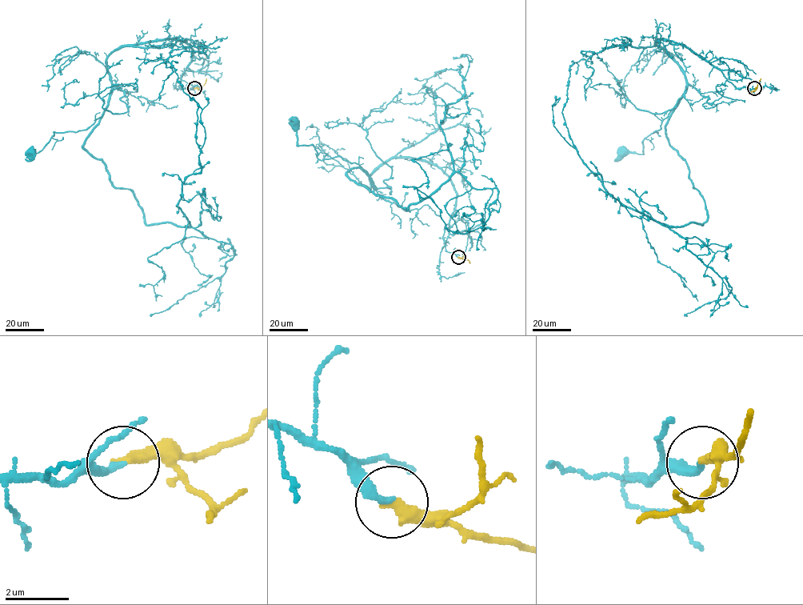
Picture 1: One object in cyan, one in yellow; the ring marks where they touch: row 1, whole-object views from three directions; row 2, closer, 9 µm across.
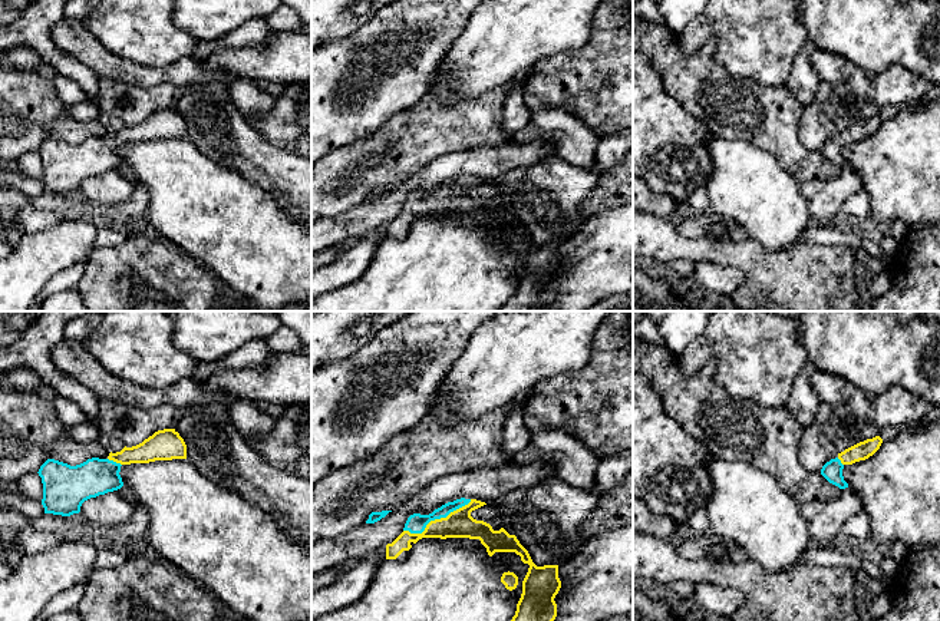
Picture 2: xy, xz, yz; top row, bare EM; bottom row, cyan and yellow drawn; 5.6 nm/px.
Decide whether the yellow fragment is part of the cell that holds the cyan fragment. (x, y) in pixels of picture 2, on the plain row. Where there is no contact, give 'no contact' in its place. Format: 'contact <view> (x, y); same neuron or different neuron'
contact xz (436, 197); same neuron

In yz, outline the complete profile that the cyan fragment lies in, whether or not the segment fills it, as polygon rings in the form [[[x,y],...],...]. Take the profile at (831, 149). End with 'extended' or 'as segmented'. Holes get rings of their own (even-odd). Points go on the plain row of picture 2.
[[[875,115],[845,128],[844,131],[838,132],[835,138],[831,138],[822,145],[821,153],[840,168],[848,166],[848,162],[842,155],[844,145],[868,138],[880,128],[881,122],[883,118]]] | extended

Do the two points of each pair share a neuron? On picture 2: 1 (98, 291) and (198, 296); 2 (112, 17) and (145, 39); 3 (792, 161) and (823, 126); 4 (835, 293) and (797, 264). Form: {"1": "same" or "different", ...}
{"1": "same", "2": "same", "3": "different", "4": "same"}

